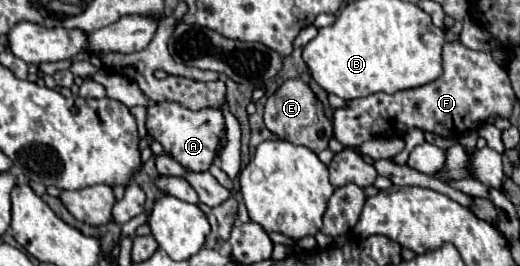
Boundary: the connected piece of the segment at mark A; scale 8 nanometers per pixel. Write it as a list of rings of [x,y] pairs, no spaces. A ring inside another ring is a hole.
[[[161,102],[147,108],[147,132],[163,146],[163,150],[189,172],[209,172],[221,140],[225,136],[225,118],[221,108],[189,110],[179,102]]]

